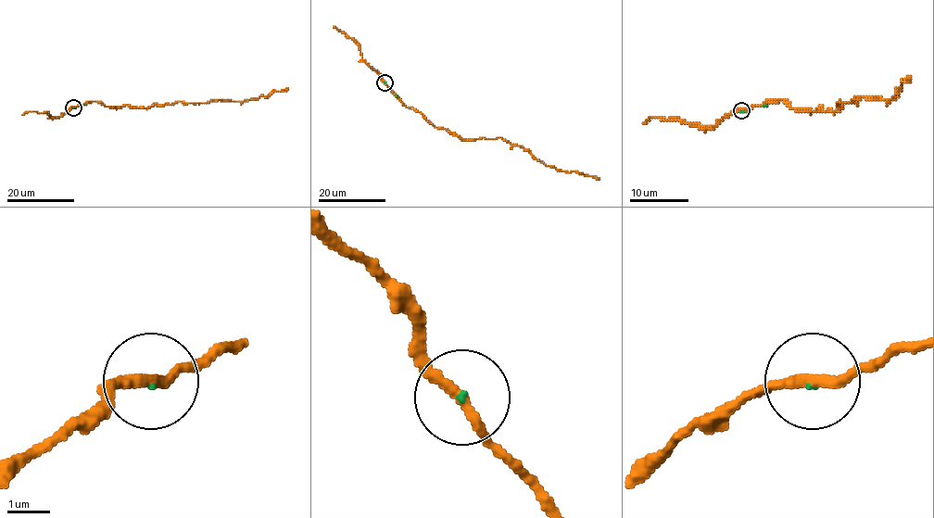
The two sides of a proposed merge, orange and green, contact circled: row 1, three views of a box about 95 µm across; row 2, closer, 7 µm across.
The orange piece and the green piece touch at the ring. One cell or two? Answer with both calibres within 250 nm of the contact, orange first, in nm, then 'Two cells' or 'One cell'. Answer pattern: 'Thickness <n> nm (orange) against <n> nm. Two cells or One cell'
Thickness 240 nm (orange) against 50 nm. One cell

